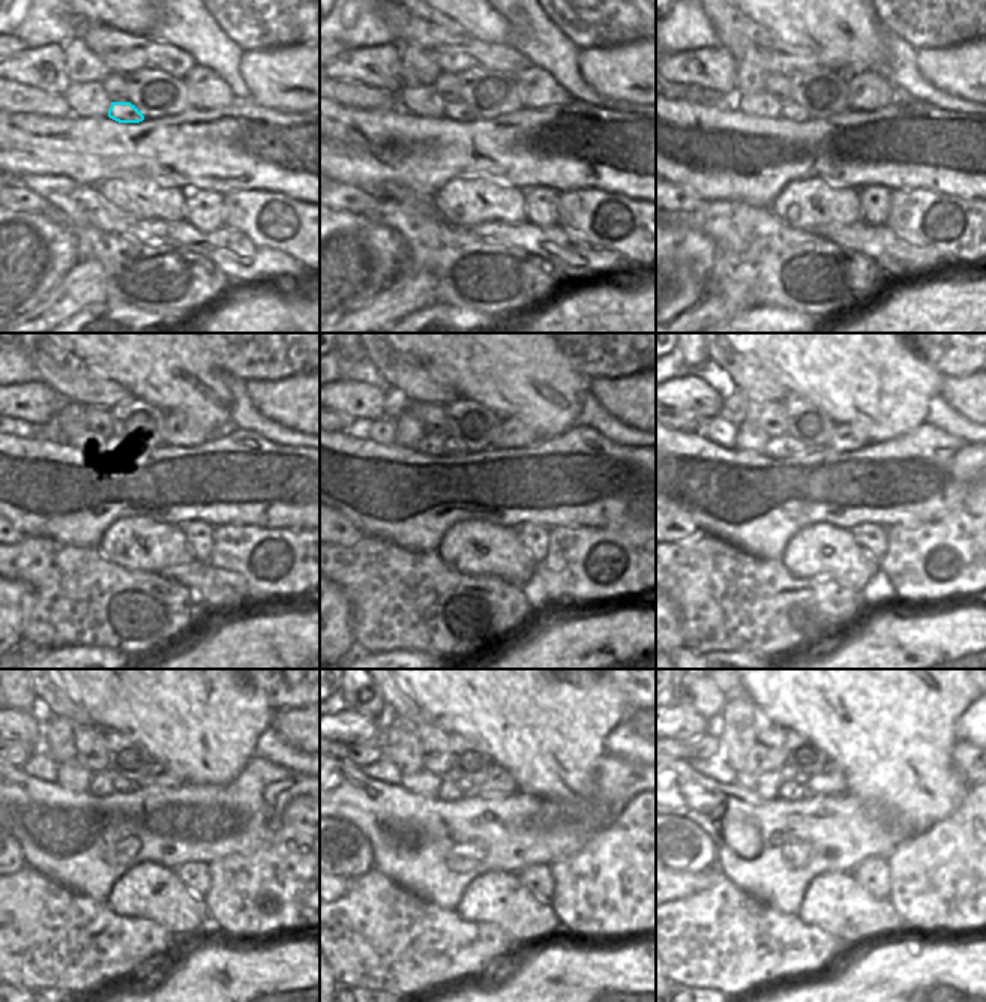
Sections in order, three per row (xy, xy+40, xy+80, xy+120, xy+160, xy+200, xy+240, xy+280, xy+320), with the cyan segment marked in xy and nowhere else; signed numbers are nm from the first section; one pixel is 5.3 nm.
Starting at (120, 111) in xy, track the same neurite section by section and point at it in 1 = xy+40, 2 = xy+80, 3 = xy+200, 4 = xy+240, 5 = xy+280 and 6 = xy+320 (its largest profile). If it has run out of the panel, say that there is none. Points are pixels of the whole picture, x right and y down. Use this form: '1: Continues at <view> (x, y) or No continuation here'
1: Continues at xy+40 (459, 111)
2: Continues at xy+80 (791, 111)
3: Continues at xy+200 (793, 447)
4: Continues at xy+240 (120, 783)
5: Continues at xy+280 (459, 782)
6: Continues at xy+320 (787, 773).

